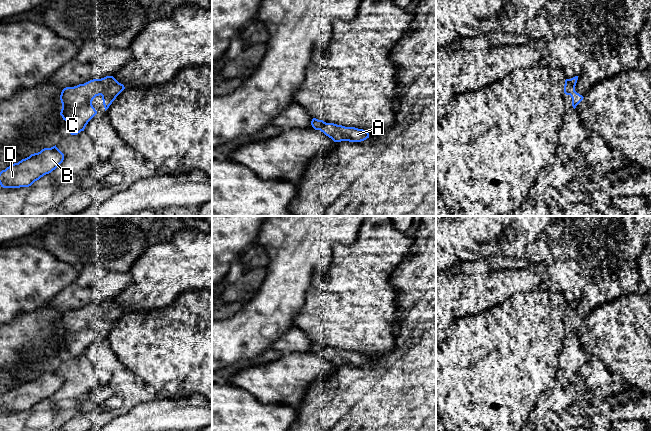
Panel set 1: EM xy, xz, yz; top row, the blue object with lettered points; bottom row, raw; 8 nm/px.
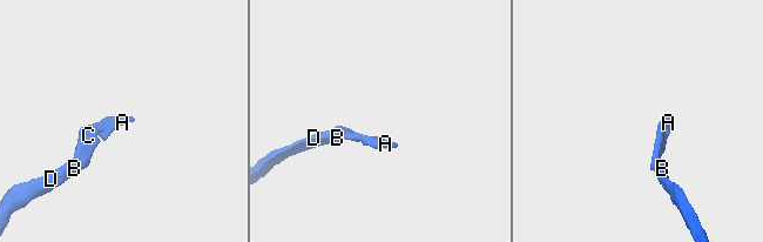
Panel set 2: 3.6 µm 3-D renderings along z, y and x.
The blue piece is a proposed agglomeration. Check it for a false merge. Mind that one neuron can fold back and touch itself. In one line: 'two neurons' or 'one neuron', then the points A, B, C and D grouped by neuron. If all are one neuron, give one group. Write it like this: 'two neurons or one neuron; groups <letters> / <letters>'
one neuron; groups A B C D

